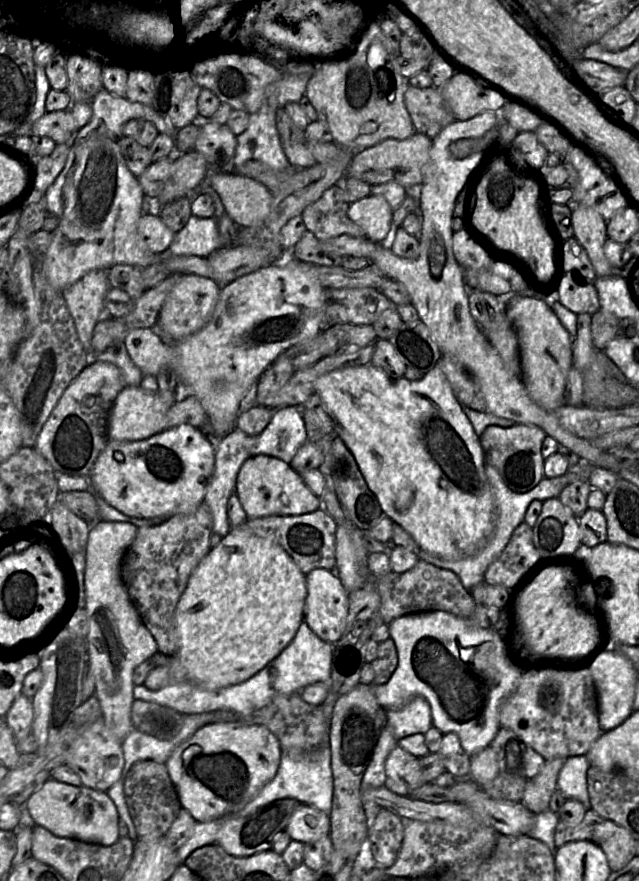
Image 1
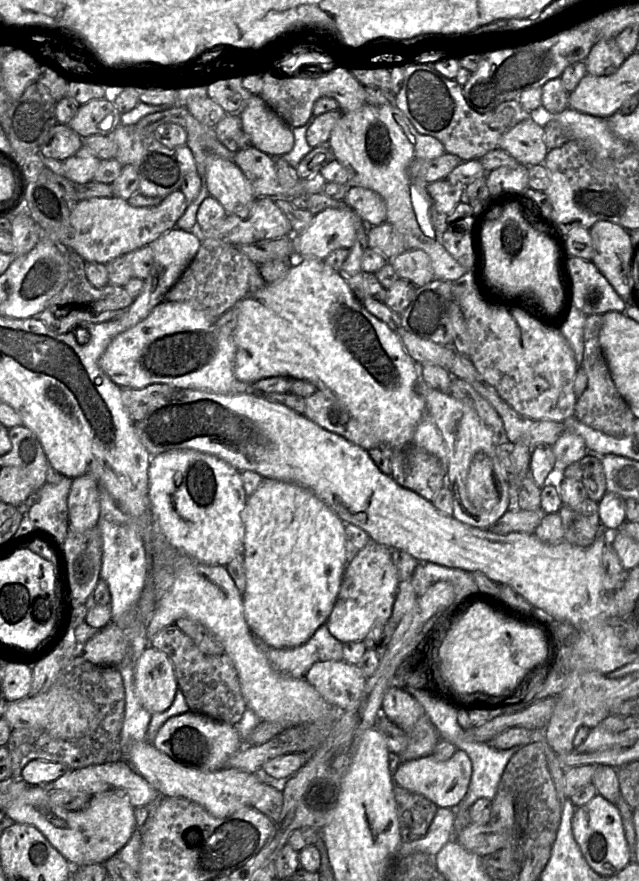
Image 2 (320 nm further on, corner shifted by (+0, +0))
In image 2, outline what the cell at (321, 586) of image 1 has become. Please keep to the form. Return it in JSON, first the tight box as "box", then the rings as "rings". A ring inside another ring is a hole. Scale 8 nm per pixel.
{"box":[325,539,399,644],"rings":[[[370,539],[346,565],[335,605],[325,623],[331,635],[342,644],[364,641],[374,627],[390,619],[399,583],[391,549]]]}

